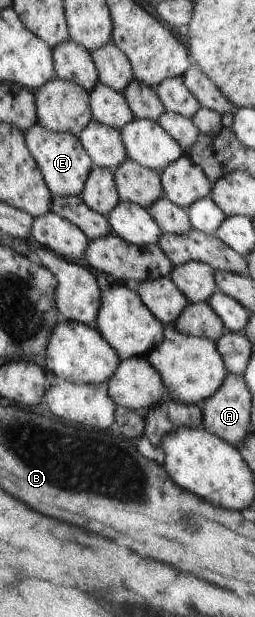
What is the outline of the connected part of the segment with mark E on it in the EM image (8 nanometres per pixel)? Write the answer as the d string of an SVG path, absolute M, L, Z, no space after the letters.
M38 121L33 123L23 134L28 151L36 161L36 165L53 197L80 195L94 165L79 137L71 133L47 130Z

